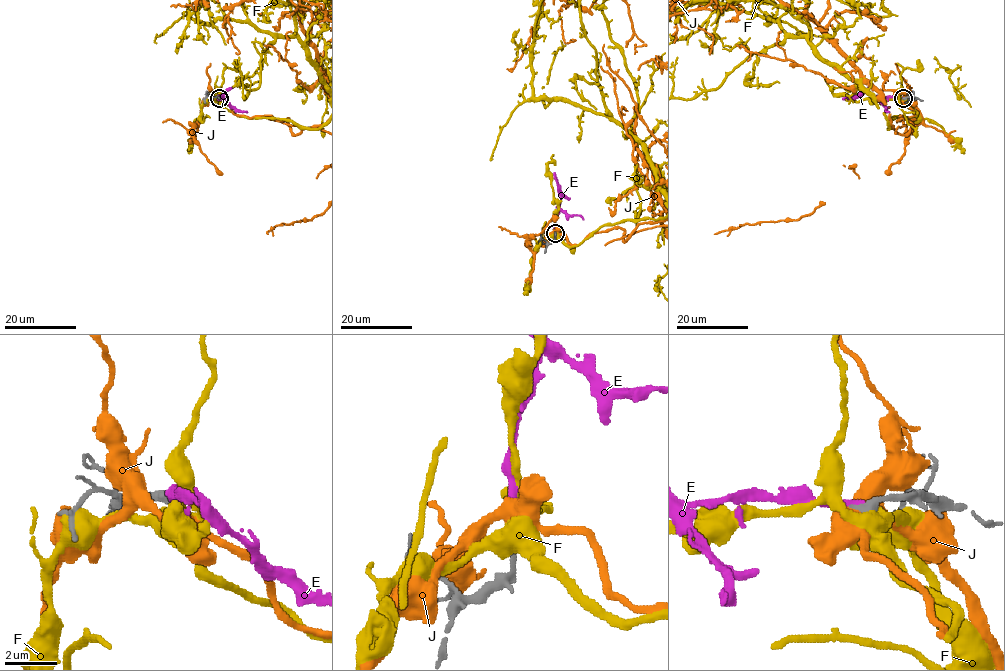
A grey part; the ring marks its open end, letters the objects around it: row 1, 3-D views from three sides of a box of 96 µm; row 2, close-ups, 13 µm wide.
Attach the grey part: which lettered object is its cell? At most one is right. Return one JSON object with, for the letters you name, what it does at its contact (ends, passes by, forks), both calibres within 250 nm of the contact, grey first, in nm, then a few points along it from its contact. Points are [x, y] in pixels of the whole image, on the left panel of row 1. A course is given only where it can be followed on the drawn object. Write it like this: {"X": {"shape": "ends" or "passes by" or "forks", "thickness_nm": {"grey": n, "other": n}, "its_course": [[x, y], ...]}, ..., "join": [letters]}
{"E": {"shape": "ends", "thickness_nm": {"grey": 360, "other": 240}}, "join": ["E"]}

